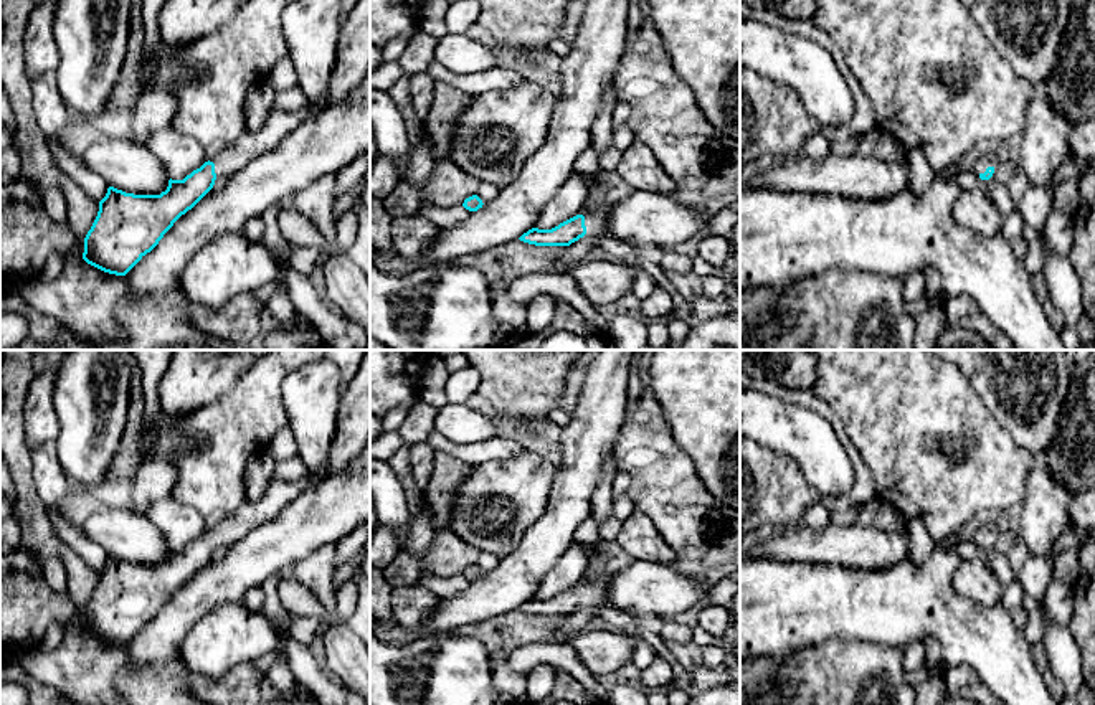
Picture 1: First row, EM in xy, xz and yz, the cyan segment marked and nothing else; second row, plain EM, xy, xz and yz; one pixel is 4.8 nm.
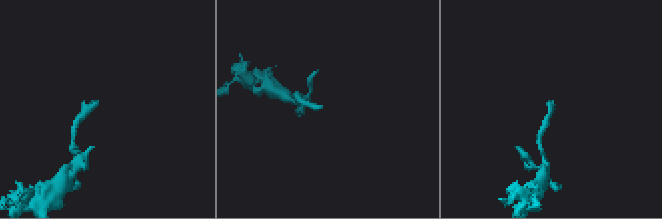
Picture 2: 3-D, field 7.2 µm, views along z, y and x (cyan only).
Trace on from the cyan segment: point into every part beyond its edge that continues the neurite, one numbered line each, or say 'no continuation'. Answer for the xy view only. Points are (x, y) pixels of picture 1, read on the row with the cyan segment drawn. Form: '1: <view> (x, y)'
1: xy (352, 58)

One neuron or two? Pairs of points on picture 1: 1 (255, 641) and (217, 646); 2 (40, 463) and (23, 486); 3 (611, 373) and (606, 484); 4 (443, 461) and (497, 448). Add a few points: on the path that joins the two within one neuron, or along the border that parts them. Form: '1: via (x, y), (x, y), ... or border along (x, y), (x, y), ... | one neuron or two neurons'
1: via (245, 641), (227, 641) | one neuron
2: border along (30, 449), (30, 474), (45, 511) | two neurons
3: border along (611, 454), (605, 459), (602, 477), (593, 494) | two neurons
4: border along (435, 451), (445, 451), (471, 464) | two neurons

